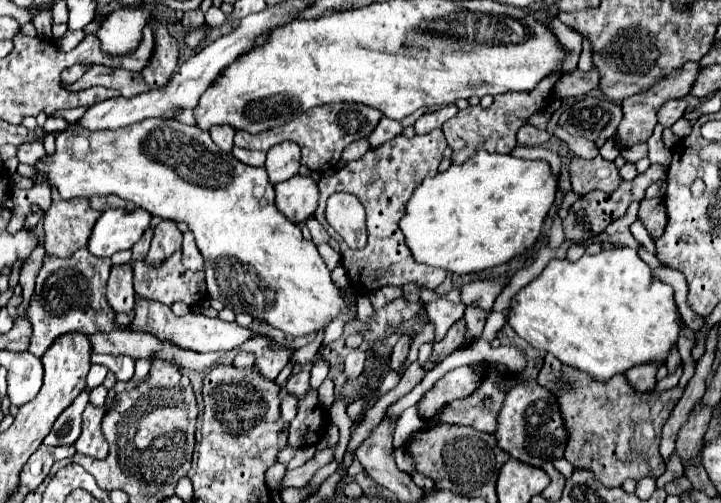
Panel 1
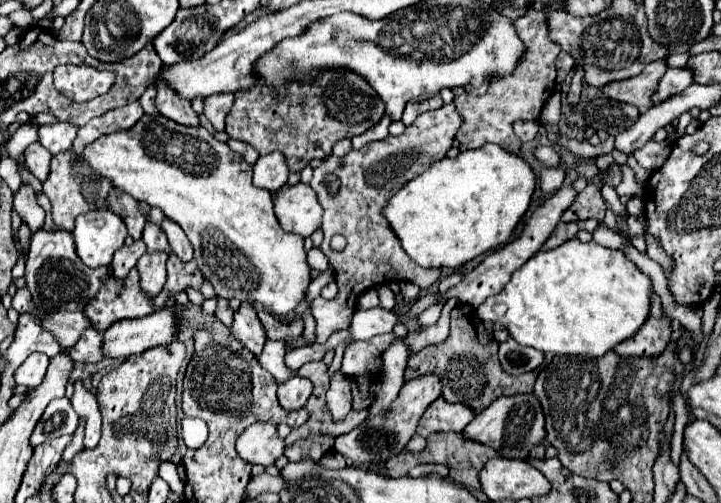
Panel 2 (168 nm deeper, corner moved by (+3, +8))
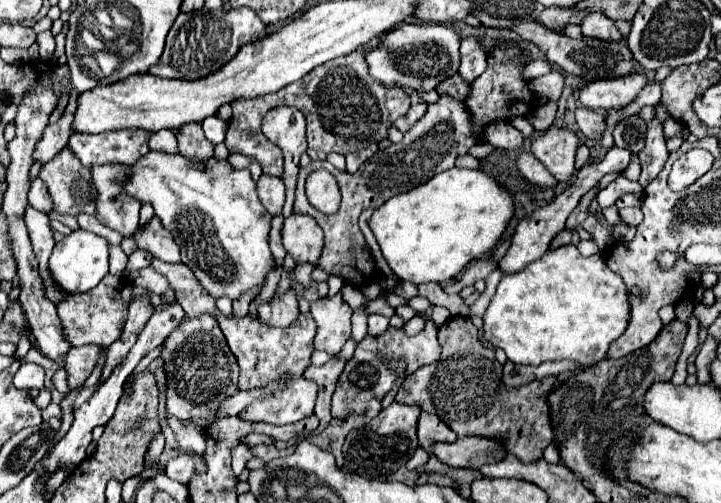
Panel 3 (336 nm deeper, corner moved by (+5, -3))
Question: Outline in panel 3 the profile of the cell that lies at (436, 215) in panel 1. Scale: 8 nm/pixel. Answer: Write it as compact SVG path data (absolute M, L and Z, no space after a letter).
M449 168L431 178L427 184L421 184L411 192L403 192L387 200L373 212L369 226L381 246L383 258L387 260L395 276L413 284L423 284L423 282L451 280L469 262L479 260L487 252L491 252L499 244L513 216L515 216L513 192L507 186L501 186L497 178L485 174L483 170Z

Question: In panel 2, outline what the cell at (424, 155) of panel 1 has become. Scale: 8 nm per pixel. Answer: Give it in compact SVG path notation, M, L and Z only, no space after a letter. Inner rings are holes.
M447 103L441 109L421 113L421 117L417 117L417 121L413 121L413 125L407 127L399 137L389 135L383 141L373 141L361 149L353 149L345 157L329 155L317 169L313 169L313 179L309 185L317 193L319 203L325 209L321 251L335 269L335 283L339 289L333 299L327 301L319 296L311 303L311 313L317 325L315 343L325 343L335 331L349 327L351 317L357 309L357 299L367 289L389 281L411 281L421 289L429 289L439 279L439 269L423 269L405 255L387 219L381 215L381 209L407 181L415 179L435 161L447 155L459 127L461 115L457 113L453 103ZM327 173L333 173L341 179L341 189L335 197L329 195L323 183L323 177ZM335 233L341 233L347 239L347 247L341 253L329 249L329 241Z

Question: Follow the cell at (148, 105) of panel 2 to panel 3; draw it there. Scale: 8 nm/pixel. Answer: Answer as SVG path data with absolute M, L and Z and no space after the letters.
M159 130L153 132L149 138L149 148L151 150L163 150L163 152L177 152L177 140L171 130Z

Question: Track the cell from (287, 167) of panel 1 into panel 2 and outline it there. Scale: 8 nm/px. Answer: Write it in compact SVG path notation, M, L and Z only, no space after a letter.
M269 153L259 157L253 169L255 169L253 185L261 189L269 189L271 193L277 193L287 183L287 177L289 177L289 169L281 153Z

